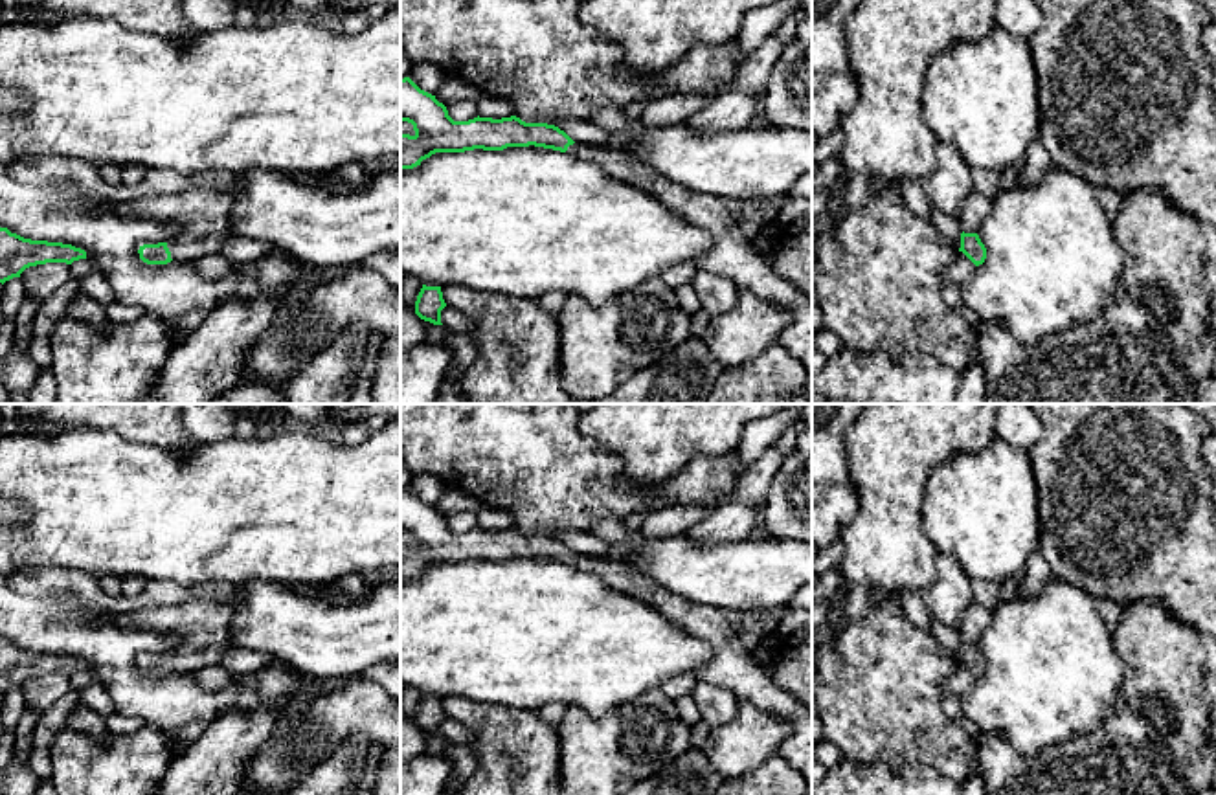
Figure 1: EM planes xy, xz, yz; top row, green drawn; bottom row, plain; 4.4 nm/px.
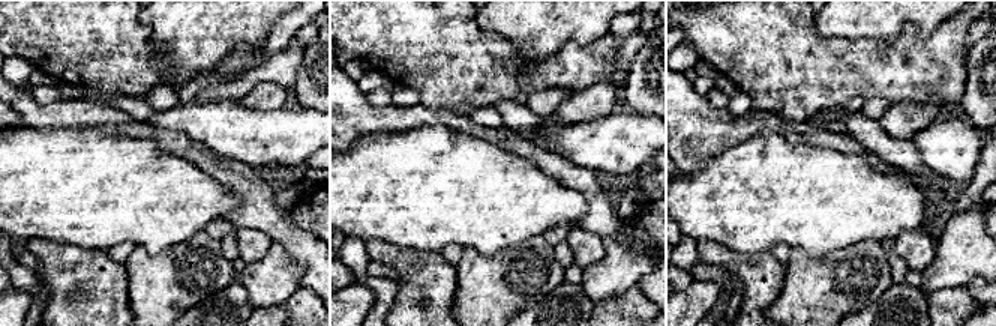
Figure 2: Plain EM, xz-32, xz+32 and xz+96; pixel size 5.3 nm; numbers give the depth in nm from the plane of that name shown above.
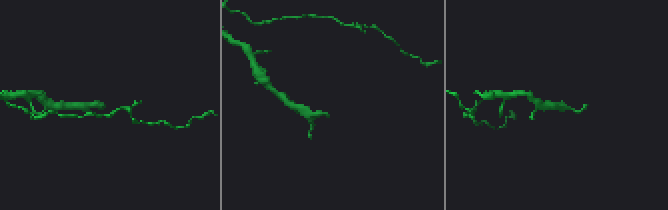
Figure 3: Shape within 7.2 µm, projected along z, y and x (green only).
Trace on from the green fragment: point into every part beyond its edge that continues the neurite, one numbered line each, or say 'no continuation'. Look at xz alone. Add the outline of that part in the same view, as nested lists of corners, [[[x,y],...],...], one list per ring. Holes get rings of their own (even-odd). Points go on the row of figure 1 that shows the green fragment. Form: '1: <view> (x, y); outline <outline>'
1: xz (731, 256); outline [[[573,143],[566,152],[593,163],[610,178],[647,191],[678,217],[707,231],[713,246],[692,261],[696,268],[729,277],[757,297],[786,310],[790,323],[775,342],[797,358],[812,376],[812,301],[801,288],[781,277],[766,255],[755,250],[722,198],[672,182],[628,151]]]

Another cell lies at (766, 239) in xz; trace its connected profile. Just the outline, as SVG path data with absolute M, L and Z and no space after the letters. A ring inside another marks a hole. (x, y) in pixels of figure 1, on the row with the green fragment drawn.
M764 228L753 241L755 250L760 255L768 255L784 237L781 230Z

